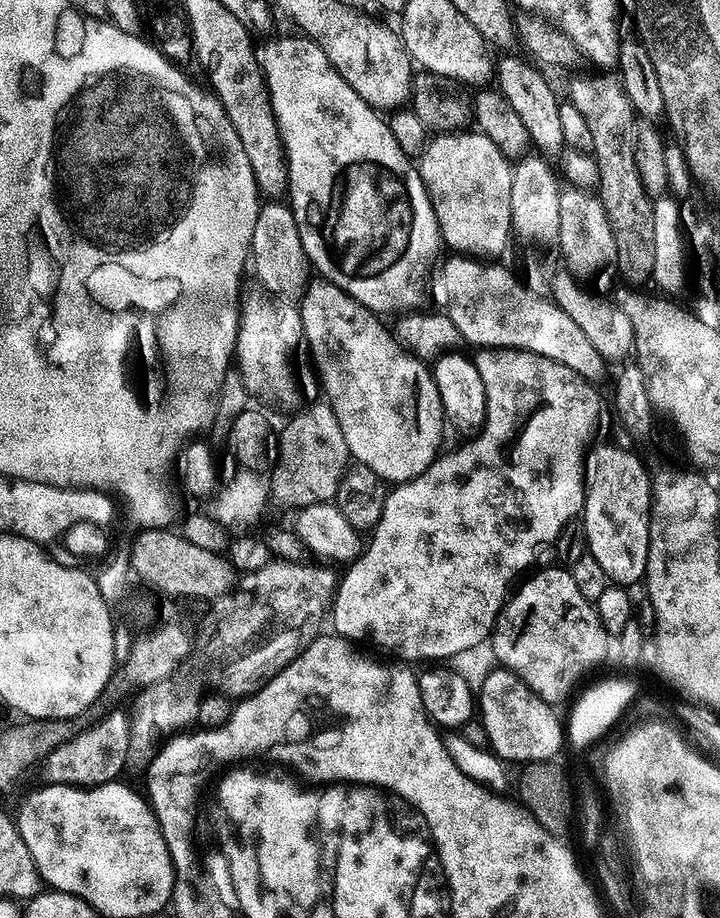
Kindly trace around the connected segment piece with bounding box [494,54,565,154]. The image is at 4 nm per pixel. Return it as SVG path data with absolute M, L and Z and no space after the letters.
M504 54L504 57L501 60L499 57L494 64L494 80L498 85L498 91L509 100L515 113L522 118L522 123L531 136L531 143L535 147L537 144L541 148L537 148L541 153L559 153L565 147L562 122L558 118L561 101L556 100L555 90L548 85L547 78L539 72L541 69L535 63L529 62L523 55L522 57L508 55L512 54Z

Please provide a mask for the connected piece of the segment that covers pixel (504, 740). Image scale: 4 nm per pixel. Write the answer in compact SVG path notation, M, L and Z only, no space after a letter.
M497 666L478 686L478 720L488 736L488 748L504 762L517 760L523 766L529 762L548 762L566 744L566 728L556 717L557 709L547 704L503 666Z

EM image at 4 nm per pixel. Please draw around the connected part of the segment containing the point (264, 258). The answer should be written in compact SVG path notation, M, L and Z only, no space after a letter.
M284 202L261 203L258 222L254 224L250 264L256 267L256 276L271 297L280 302L299 302L310 283L308 255L302 244L302 234L291 207Z

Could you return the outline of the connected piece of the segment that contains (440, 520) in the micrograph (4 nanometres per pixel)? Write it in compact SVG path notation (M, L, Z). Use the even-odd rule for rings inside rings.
M484 350L479 353L478 356L478 367L482 374L482 382L486 386L486 418L484 419L484 427L479 429L478 435L469 444L461 446L457 452L452 452L449 456L441 455L433 464L430 465L426 471L413 480L408 480L404 484L395 485L389 491L386 502L382 506L382 518L378 518L375 528L371 529L370 536L372 541L367 541L366 547L361 551L360 555L355 560L351 561L347 565L348 568L339 577L336 585L336 595L330 605L330 624L332 620L331 631L337 636L342 636L346 640L353 642L361 642L360 640L369 640L372 644L377 644L380 648L385 648L388 652L393 652L396 657L404 662L412 662L408 660L432 660L428 662L448 662L451 661L452 657L462 654L464 650L470 650L474 646L485 643L491 637L492 627L495 626L496 620L500 617L500 609L504 607L506 601L510 596L510 589L513 587L512 579L515 578L519 572L527 573L529 569L533 567L532 559L536 556L536 548L540 548L543 544L551 545L558 538L560 531L570 523L571 520L577 519L583 513L584 510L584 458L585 455L593 443L594 437L592 435L596 432L596 427L600 424L600 396L595 392L593 385L589 381L582 379L578 374L574 374L574 370L570 370L570 366L562 366L558 362L554 362L550 358L542 358L538 354L533 352L514 352L511 350Z

